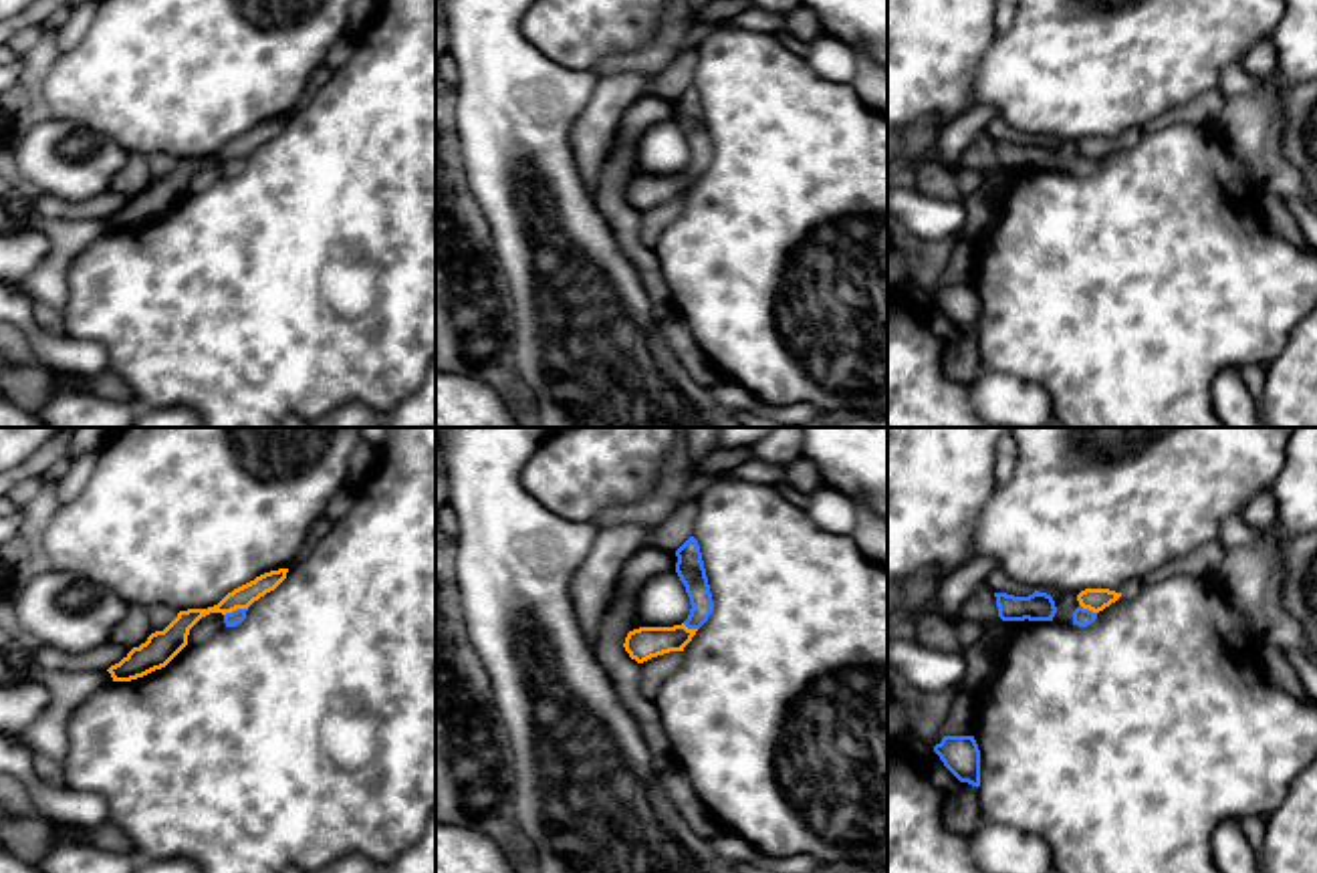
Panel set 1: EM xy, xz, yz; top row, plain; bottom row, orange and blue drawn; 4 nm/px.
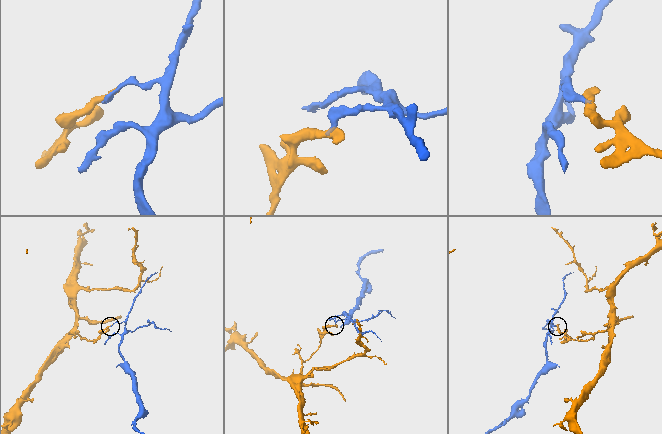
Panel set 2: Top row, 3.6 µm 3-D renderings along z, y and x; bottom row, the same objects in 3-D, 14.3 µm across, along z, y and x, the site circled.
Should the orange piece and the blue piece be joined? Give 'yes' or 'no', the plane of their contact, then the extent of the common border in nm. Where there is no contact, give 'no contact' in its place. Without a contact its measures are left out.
no; contact in xy; length 100 nm

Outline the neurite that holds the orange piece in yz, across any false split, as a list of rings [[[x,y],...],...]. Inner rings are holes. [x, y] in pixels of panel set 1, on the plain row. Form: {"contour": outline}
{"contour": [[[1085,137],[1077,143],[1077,149],[1083,157],[1089,157],[1093,161],[1103,159],[1111,151],[1115,151],[1121,145],[1121,141],[1109,139],[1109,137]]]}

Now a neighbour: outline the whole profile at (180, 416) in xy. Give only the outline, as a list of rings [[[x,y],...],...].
[[[186,405],[139,407],[133,427],[204,427],[200,413]]]

